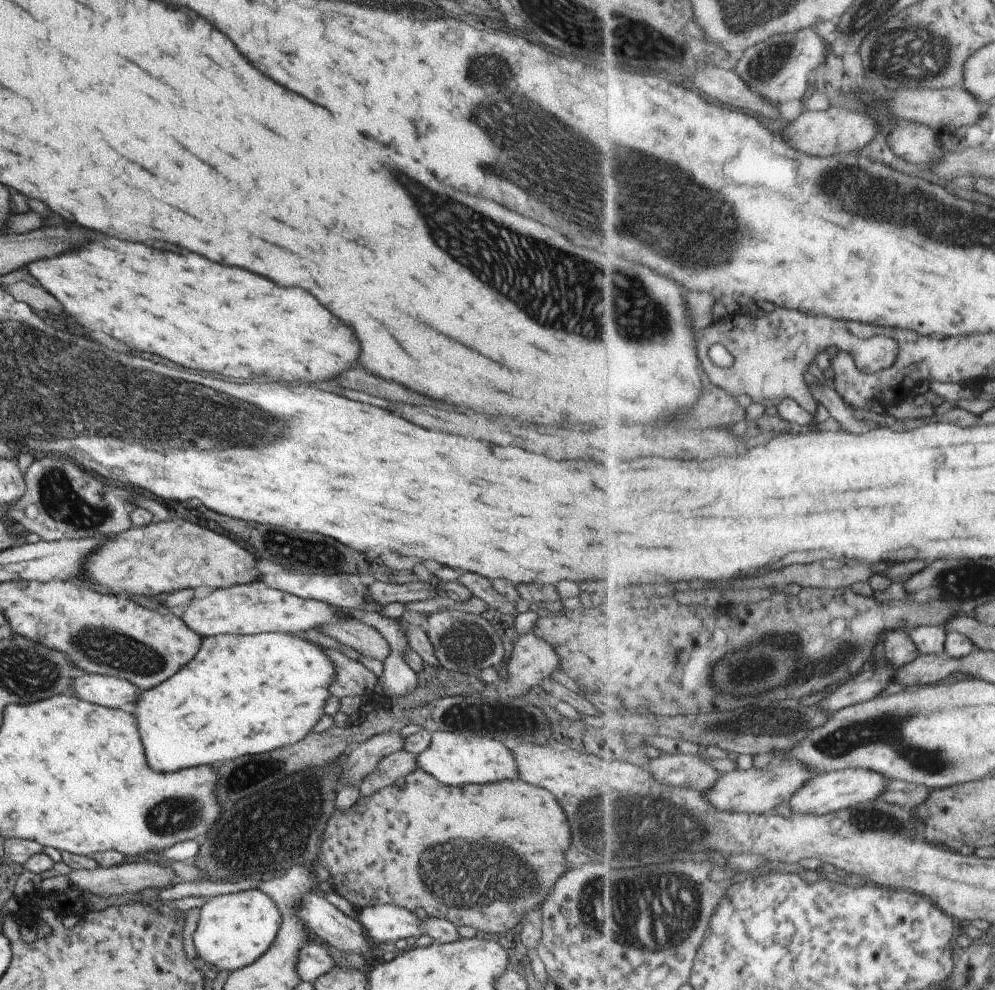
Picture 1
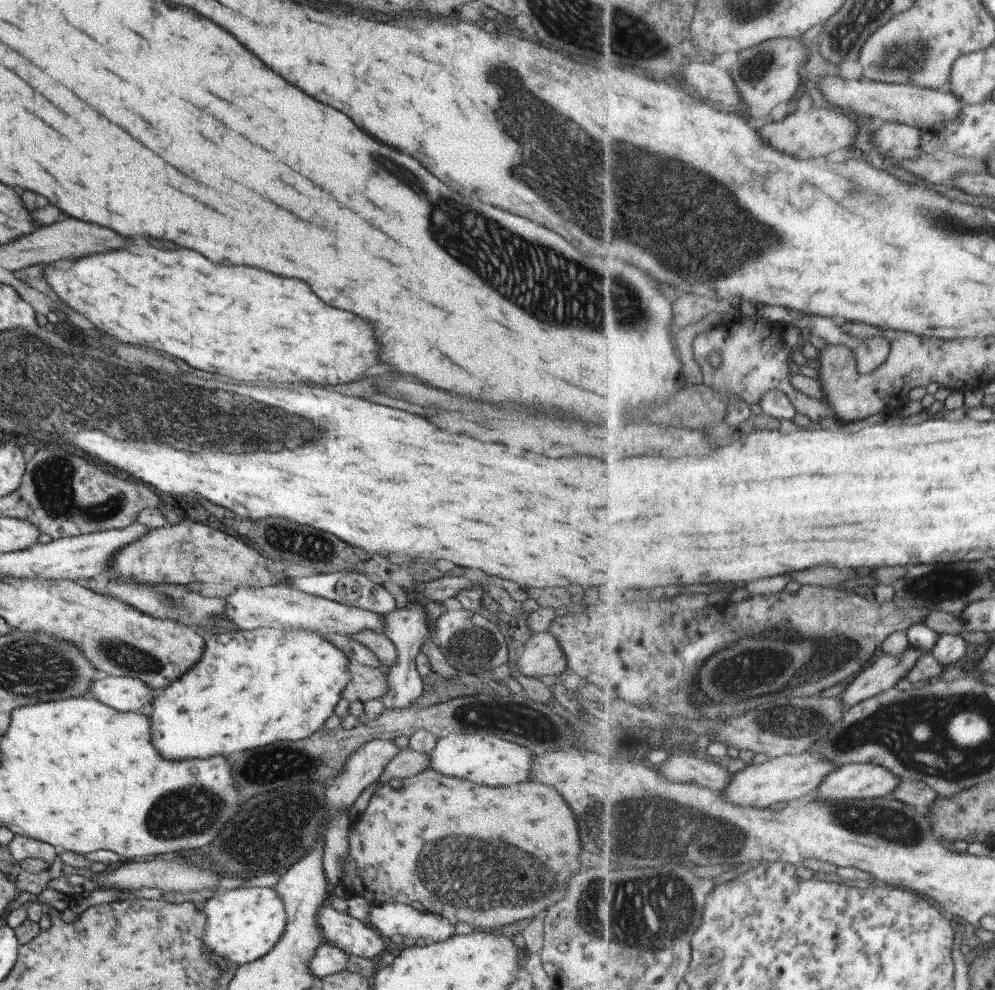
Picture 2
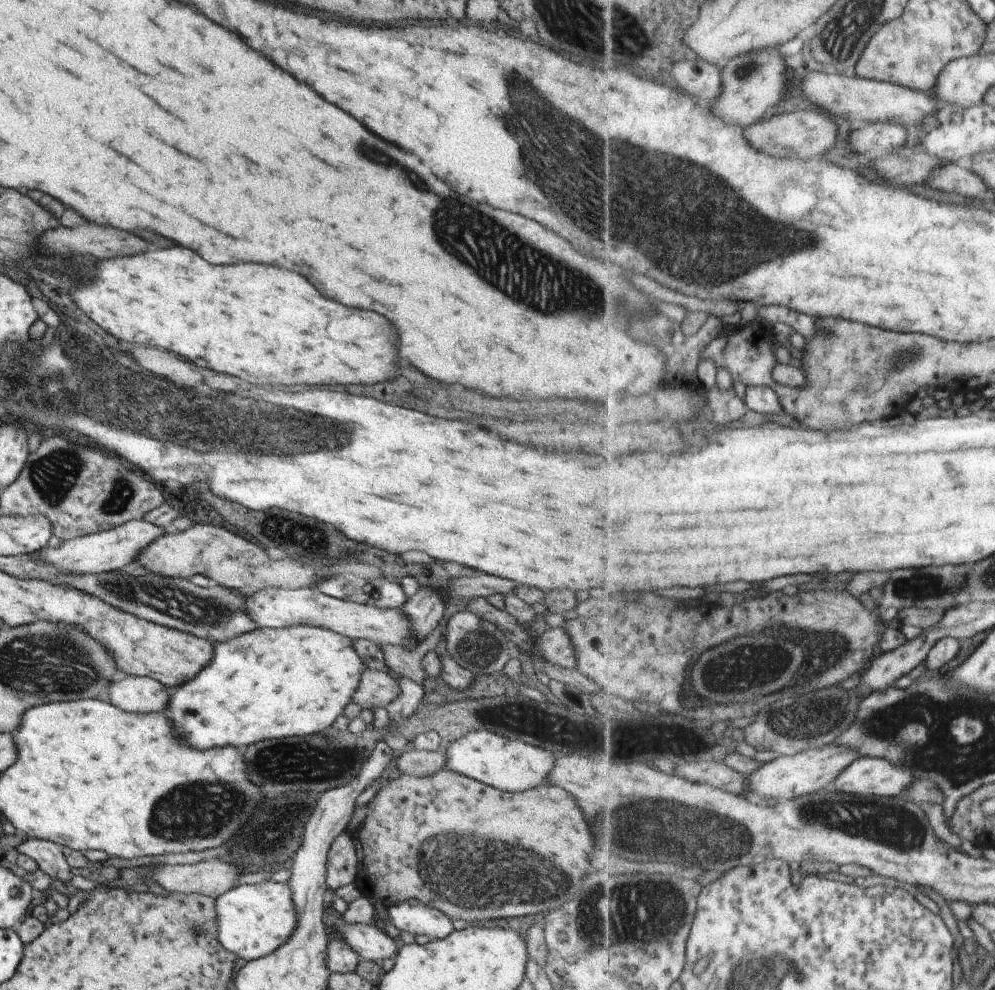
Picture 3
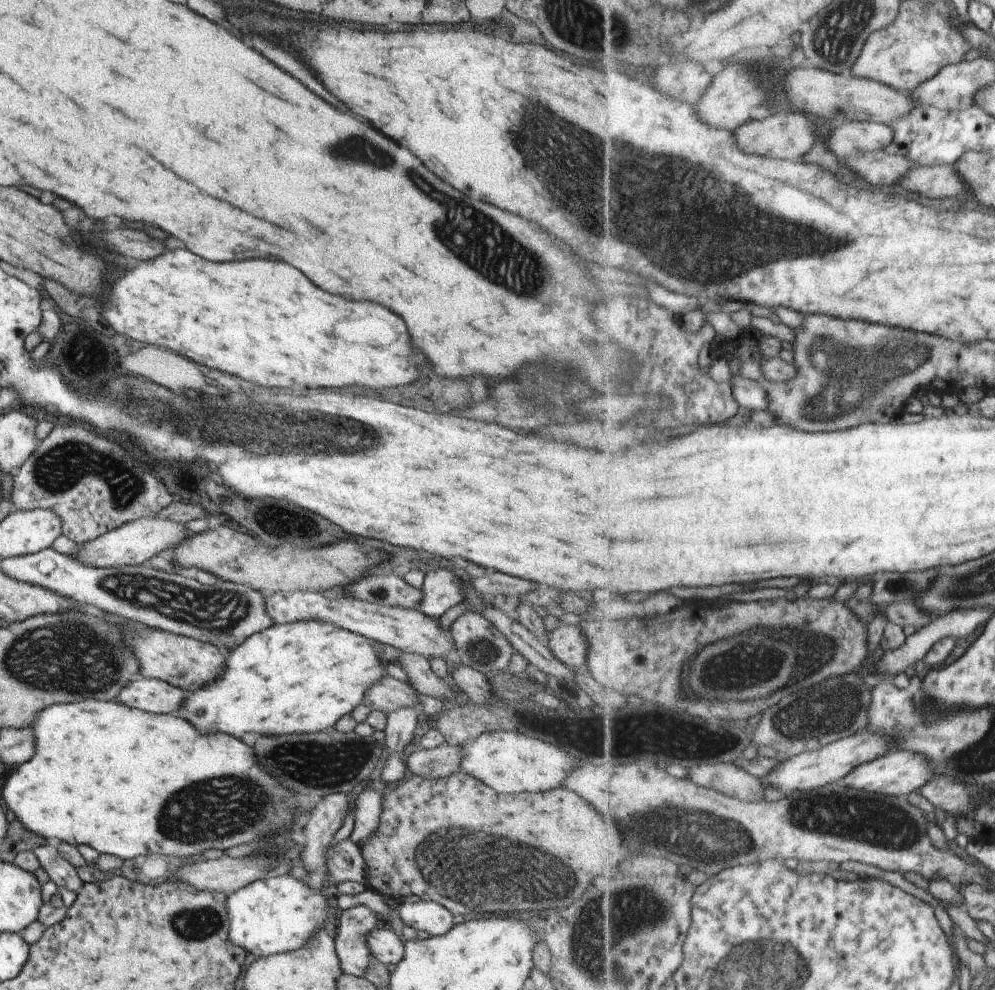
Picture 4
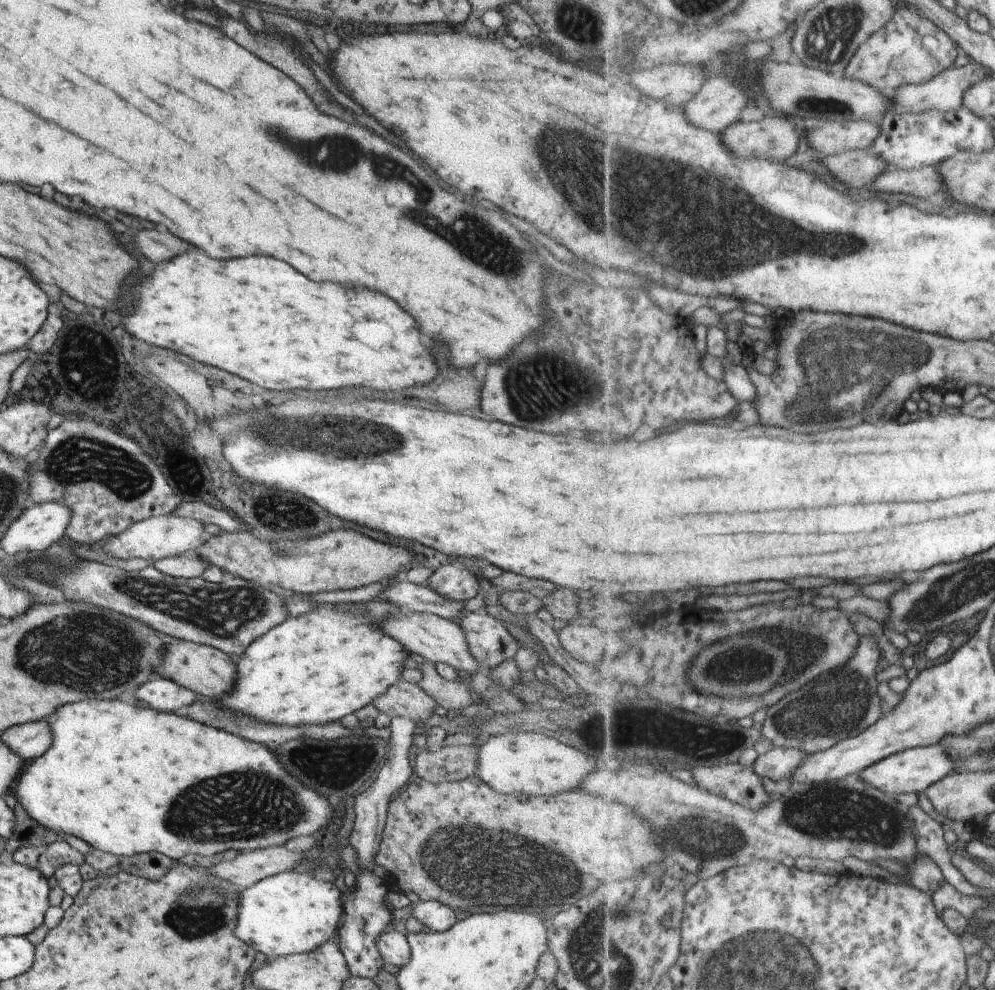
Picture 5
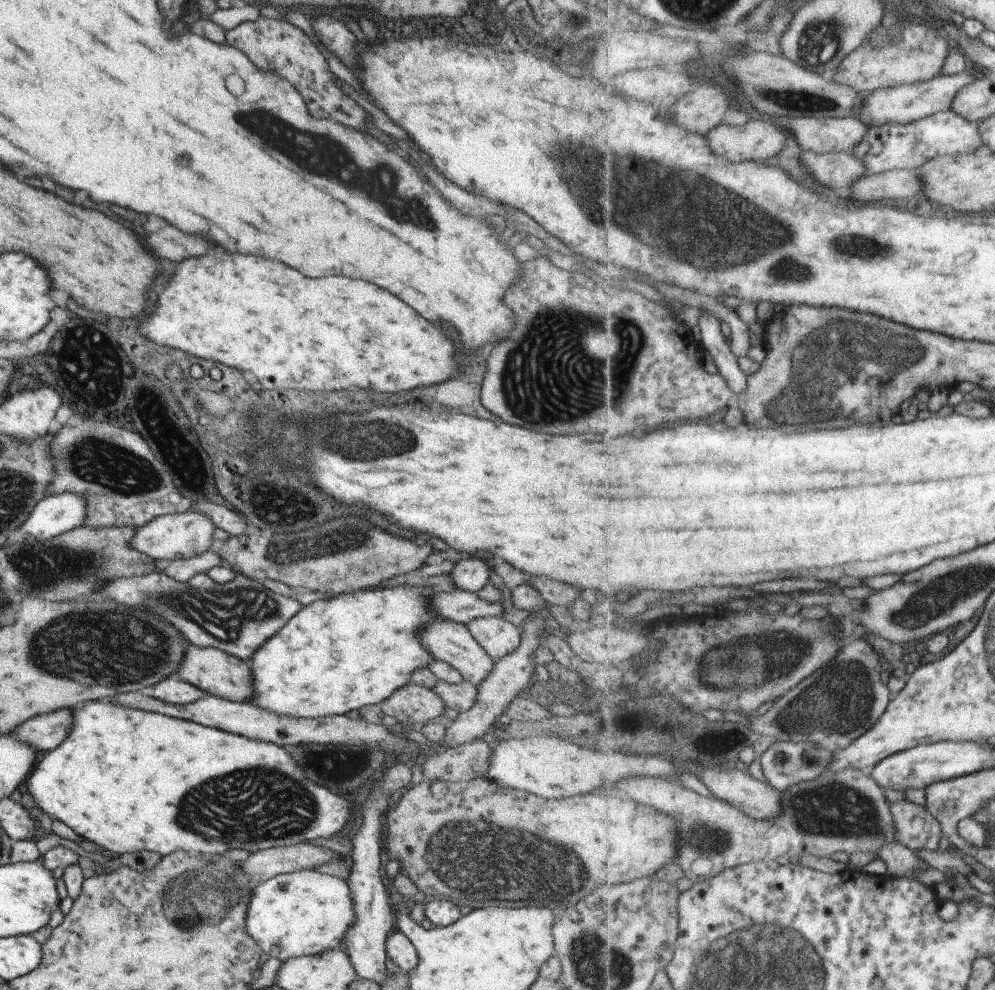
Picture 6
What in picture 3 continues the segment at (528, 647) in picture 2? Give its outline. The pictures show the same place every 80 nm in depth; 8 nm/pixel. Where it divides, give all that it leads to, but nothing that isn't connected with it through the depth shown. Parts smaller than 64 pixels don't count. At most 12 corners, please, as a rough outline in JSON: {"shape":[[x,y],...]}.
{"shape":[[562,627],[547,629],[535,651],[568,670],[575,653]]}

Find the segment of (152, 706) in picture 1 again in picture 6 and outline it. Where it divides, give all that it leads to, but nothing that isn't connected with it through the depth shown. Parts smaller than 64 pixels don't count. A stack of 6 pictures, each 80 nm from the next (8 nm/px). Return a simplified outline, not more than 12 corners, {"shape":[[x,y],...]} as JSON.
{"shape":[[429,588],[302,607],[247,663],[245,704],[378,705],[433,661]]}

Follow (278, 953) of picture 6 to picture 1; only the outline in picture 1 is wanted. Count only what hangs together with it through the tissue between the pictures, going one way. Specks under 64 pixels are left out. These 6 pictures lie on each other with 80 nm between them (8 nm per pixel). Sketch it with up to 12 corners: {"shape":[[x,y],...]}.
{"shape":[[259,889],[209,897],[193,946],[231,972],[271,946],[281,915]]}

